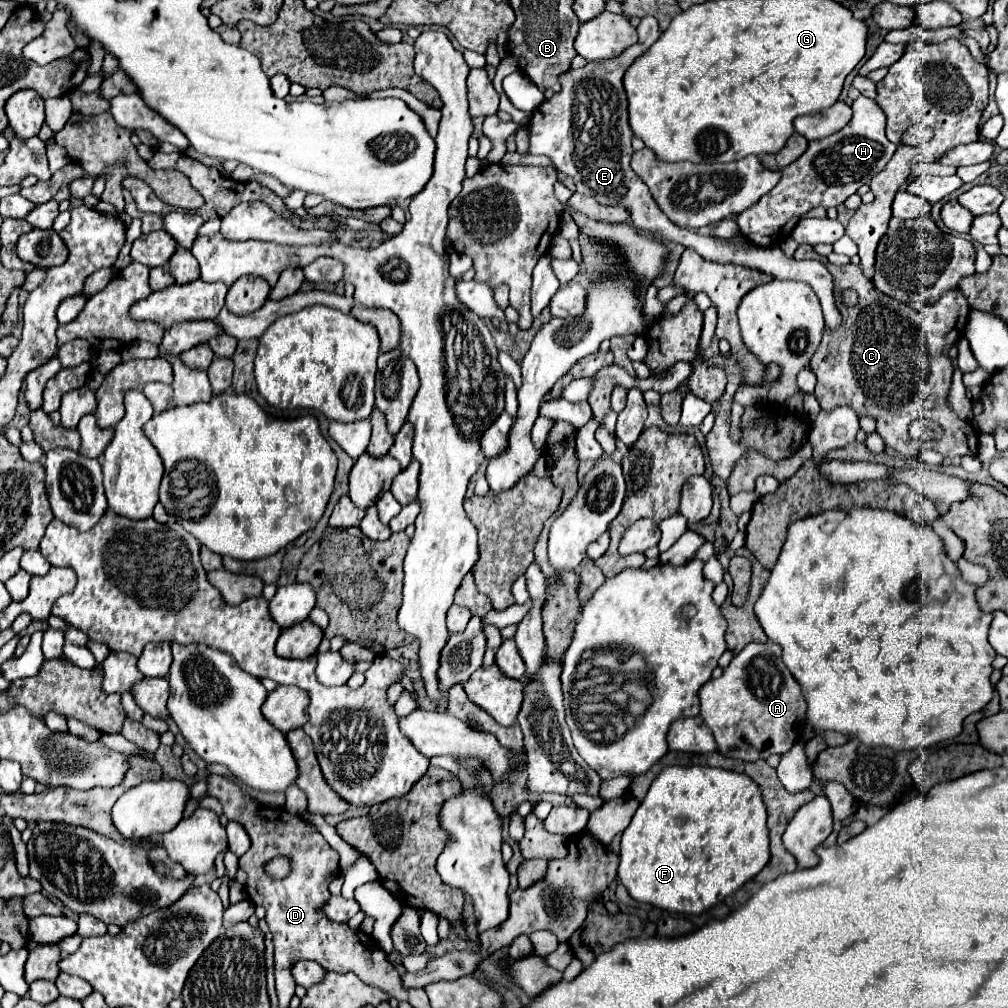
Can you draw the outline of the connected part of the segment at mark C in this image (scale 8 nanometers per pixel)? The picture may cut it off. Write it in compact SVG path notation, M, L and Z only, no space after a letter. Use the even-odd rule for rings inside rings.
M800 245L794 253L794 257L800 259L820 259L820 263L826 265L834 279L834 289L844 291L844 289L854 289L858 291L858 305L852 309L842 307L842 323L832 331L832 335L822 335L822 343L814 357L808 363L808 369L818 377L816 385L816 399L824 411L832 411L836 407L852 407L860 417L872 417L876 421L876 433L884 439L884 443L892 449L898 451L900 457L904 459L916 459L920 447L916 447L916 441L910 439L908 435L908 425L916 419L922 417L924 411L924 399L948 399L950 393L950 383L952 383L952 363L946 359L946 349L954 341L958 341L966 329L968 323L968 303L964 295L958 289L952 289L944 293L934 305L924 305L920 311L914 311L908 305L898 303L896 299L890 299L888 295L882 295L876 291L872 281L864 279L860 275L858 265L832 265L827 259L814 253L810 245ZM894 411L908 411L908 421L894 421Z

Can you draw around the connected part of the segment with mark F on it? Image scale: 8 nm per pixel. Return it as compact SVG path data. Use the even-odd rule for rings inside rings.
M698 765L664 767L622 833L618 881L640 903L650 903L670 913L700 915L764 869L770 859L766 817L766 805L758 785L742 773Z

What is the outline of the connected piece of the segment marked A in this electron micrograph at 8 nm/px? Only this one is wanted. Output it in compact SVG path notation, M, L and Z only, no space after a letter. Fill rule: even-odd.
M748 643L740 655L736 655L718 679L710 679L700 689L700 717L712 729L718 743L718 751L726 757L740 761L768 759L778 753L784 755L800 739L806 721L806 701L800 693L800 685L790 675L788 667L782 663L780 645L768 643Z

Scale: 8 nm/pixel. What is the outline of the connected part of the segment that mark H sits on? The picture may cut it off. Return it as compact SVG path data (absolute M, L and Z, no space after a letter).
M860 95L852 103L852 111L854 115L846 127L830 137L810 141L804 155L800 155L796 163L784 167L780 183L754 207L742 211L736 217L740 233L750 243L756 243L758 247L772 247L782 243L786 237L790 237L792 229L804 213L818 205L826 209L842 205L846 197L856 193L864 183L870 183L870 179L886 167L896 151L896 145L886 139L884 111L874 99L868 99L864 95Z

